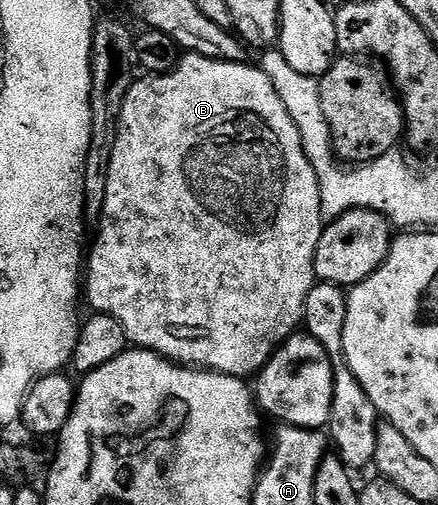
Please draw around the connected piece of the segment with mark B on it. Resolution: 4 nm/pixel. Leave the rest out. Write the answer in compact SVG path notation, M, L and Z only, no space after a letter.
M192 54L182 55L177 61L177 67L171 72L164 74L151 74L142 78L134 79L133 84L129 87L127 98L123 102L123 114L119 118L119 134L115 138L115 150L111 154L111 170L107 174L107 194L105 195L105 205L101 211L101 222L97 236L97 241L92 241L91 247L87 252L87 271L83 276L83 296L89 299L89 304L93 307L94 313L110 316L123 326L125 339L130 345L136 346L141 350L156 352L158 356L163 356L167 360L172 360L178 364L209 369L214 372L222 372L228 376L240 376L242 378L253 378L264 368L269 357L302 327L305 318L305 303L307 294L313 289L315 277L313 267L315 266L315 250L319 246L321 229L325 227L327 221L321 215L321 191L319 190L319 178L303 150L303 142L291 114L287 114L287 106L283 98L275 90L271 78L259 66L253 68L249 62L234 62L232 60L212 60L206 56L194 56Z

